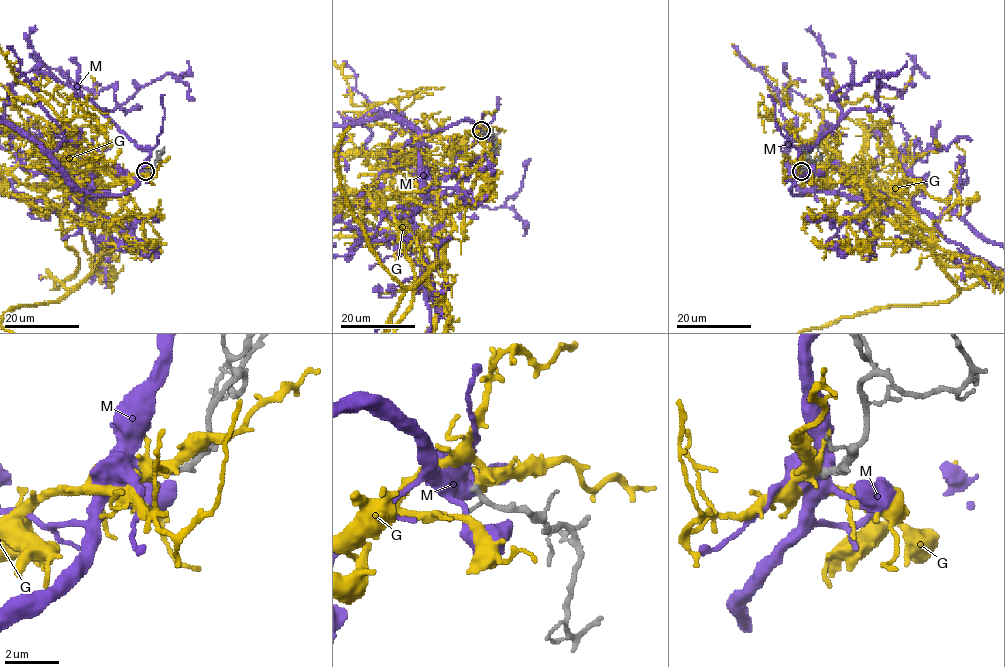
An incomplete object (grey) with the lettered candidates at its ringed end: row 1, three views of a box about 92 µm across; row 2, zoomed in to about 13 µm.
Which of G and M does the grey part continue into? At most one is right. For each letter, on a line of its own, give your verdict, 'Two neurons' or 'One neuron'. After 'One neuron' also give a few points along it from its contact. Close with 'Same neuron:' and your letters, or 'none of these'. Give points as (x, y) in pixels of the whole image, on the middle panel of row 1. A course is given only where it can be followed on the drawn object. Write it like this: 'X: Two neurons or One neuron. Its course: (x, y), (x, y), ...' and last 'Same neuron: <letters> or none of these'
G: Two neurons
M: Two neurons
Same neuron: none of these

